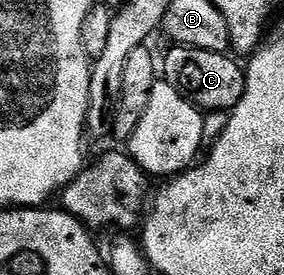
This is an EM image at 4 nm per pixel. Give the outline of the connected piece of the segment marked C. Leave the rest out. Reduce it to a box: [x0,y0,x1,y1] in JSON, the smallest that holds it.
[162,45,246,114]

